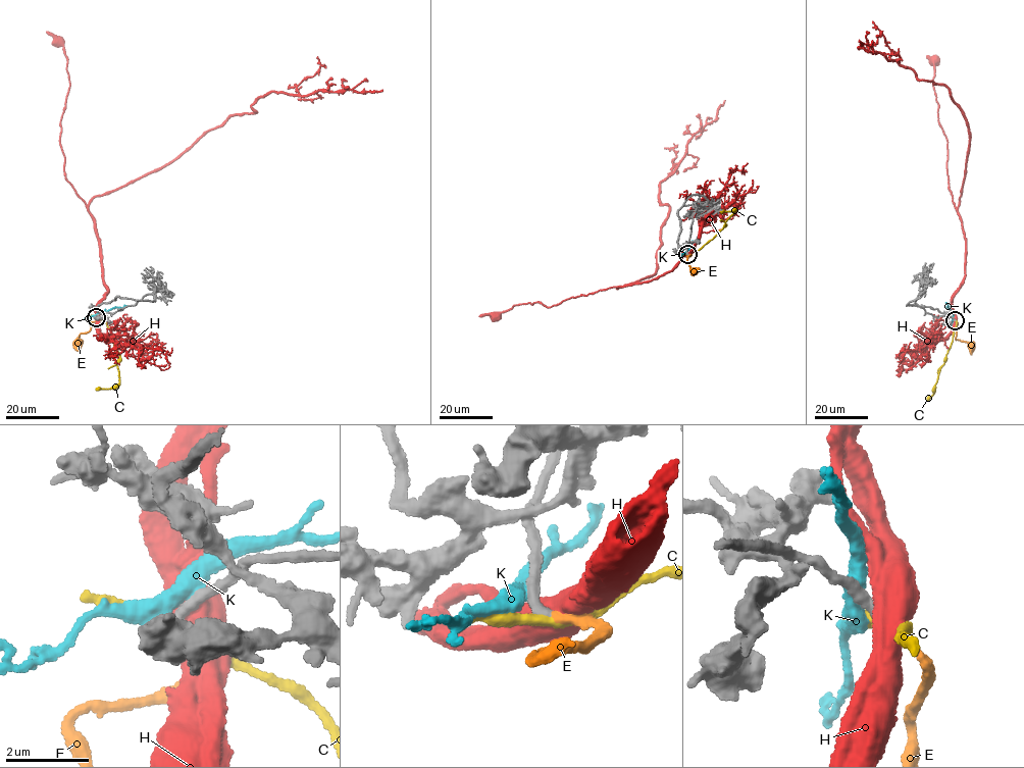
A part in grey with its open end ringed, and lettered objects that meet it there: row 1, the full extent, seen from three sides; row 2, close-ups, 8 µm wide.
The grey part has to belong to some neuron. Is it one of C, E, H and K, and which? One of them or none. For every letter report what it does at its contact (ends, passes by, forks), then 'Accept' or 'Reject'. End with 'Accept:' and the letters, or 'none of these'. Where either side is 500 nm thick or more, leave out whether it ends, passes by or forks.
C: It passes by. Reject
E: It ends there. Accept
H: Reject
K: It passes by. Reject
Accept: E

